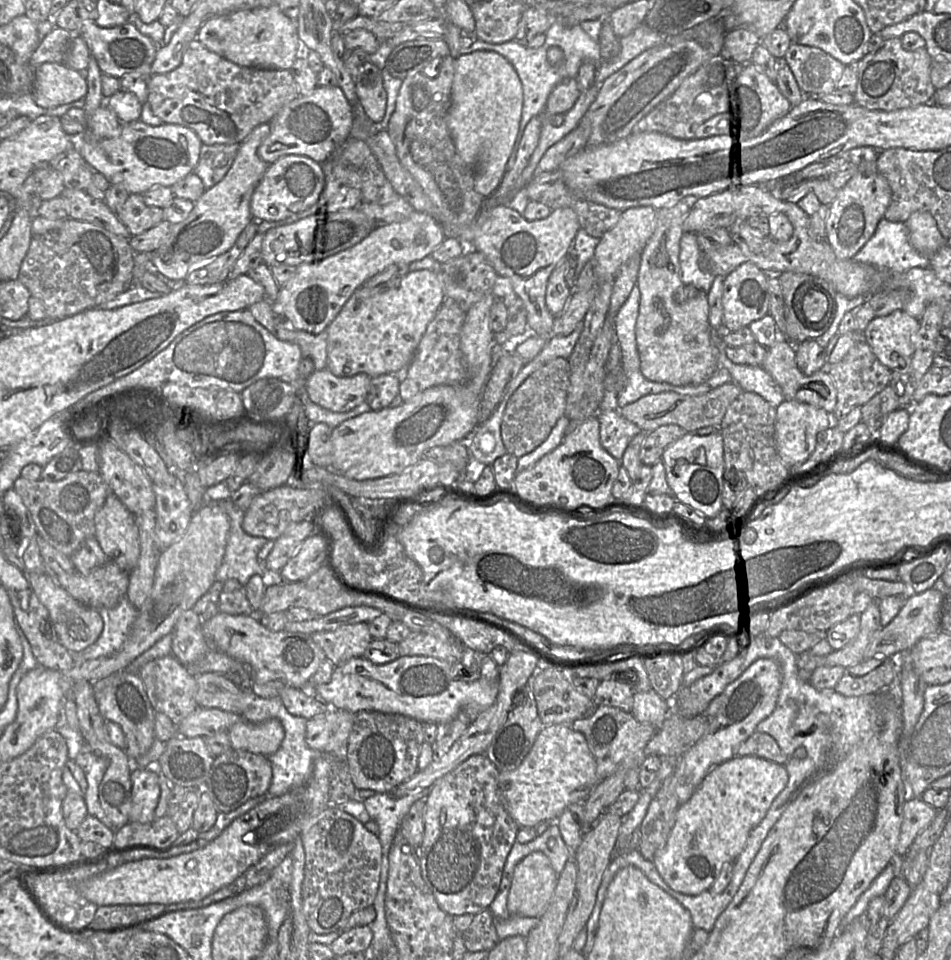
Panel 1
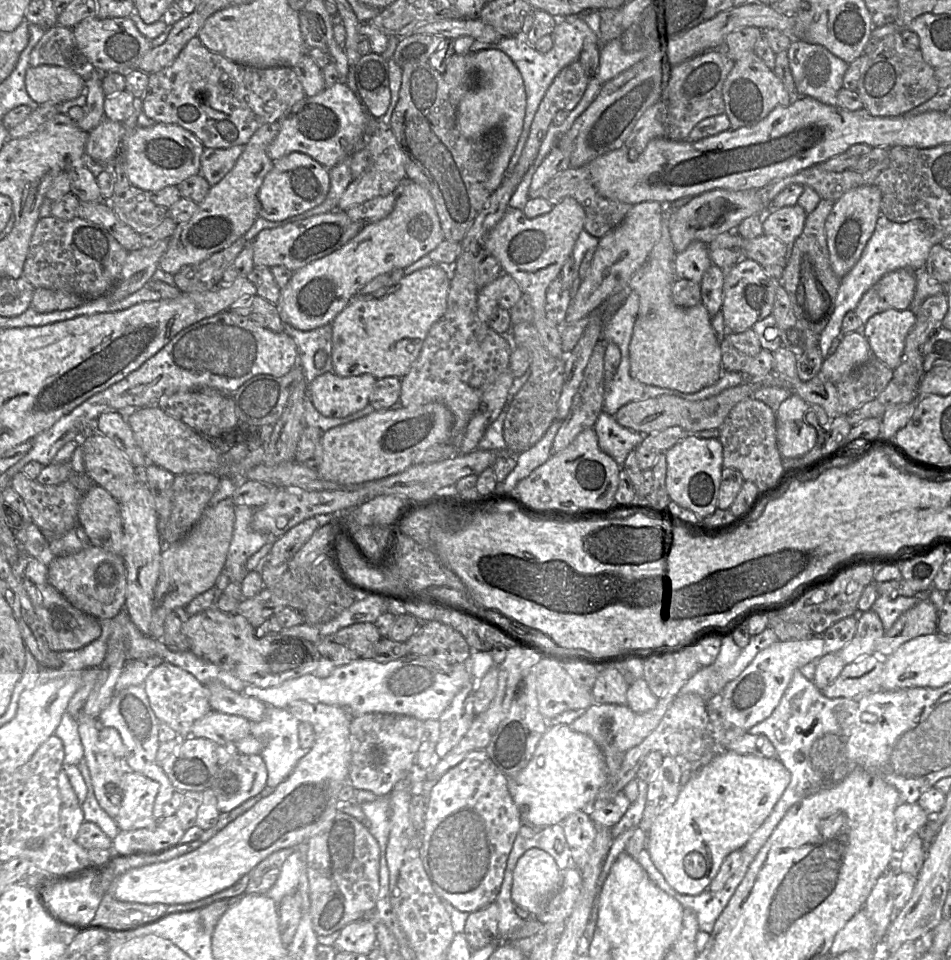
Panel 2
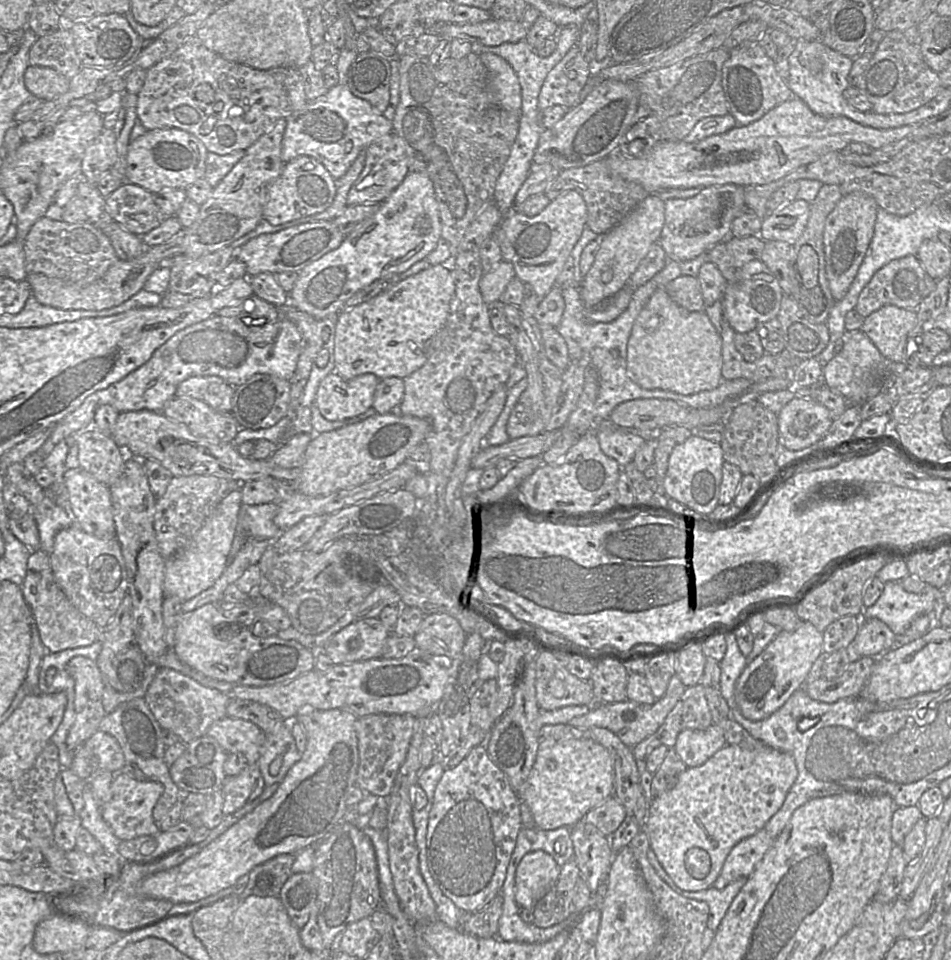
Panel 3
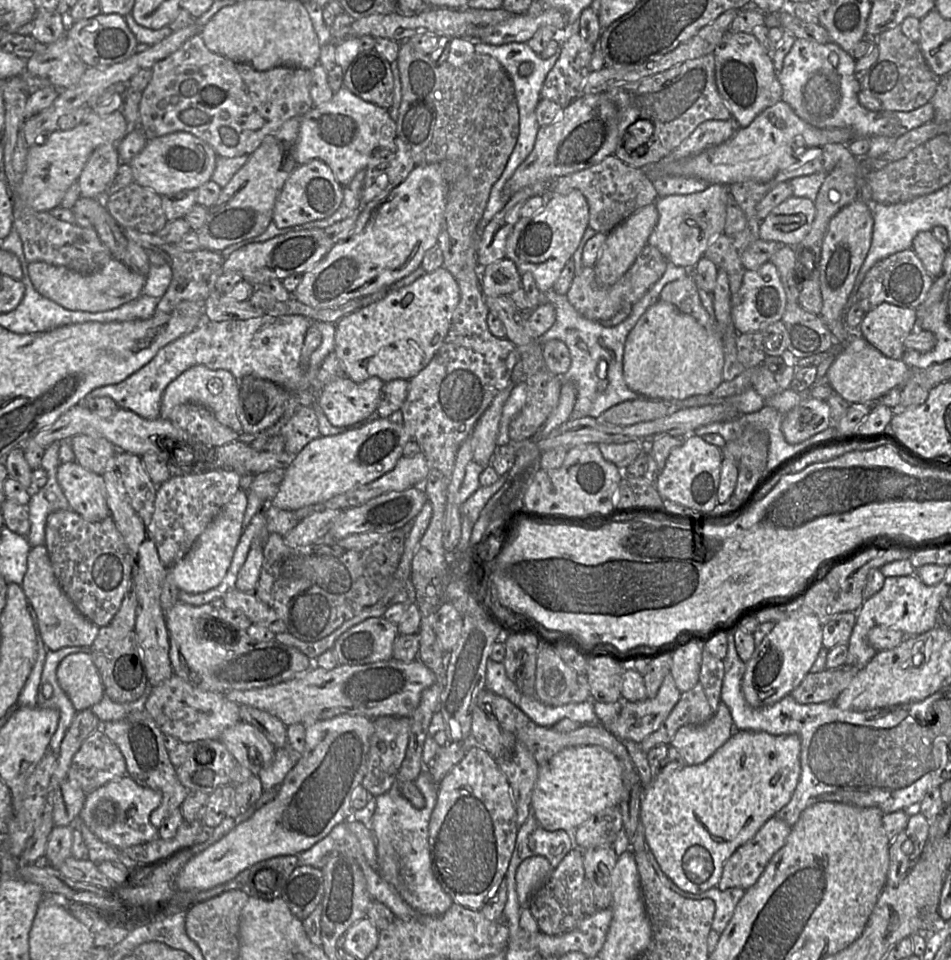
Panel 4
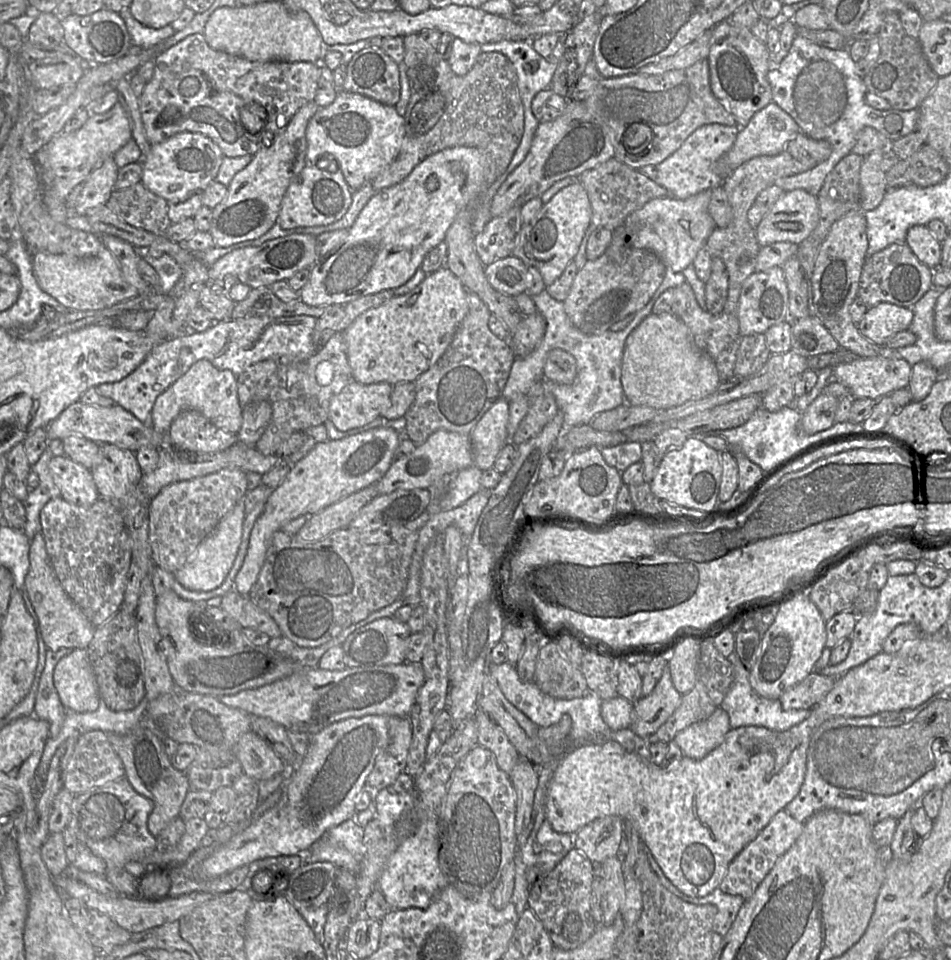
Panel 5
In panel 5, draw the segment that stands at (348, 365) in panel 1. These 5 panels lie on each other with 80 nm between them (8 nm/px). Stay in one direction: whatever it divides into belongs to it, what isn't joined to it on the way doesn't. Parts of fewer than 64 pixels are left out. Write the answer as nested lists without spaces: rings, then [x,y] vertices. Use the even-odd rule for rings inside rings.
[[[446,266],[428,274],[414,289],[370,308],[342,333],[354,381],[361,384],[414,382],[443,355],[465,318],[468,290]]]

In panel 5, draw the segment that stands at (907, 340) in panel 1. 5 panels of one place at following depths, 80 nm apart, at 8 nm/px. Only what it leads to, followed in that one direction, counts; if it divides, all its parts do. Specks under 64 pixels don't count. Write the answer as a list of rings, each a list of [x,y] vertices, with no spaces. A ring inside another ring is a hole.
[[[881,302],[867,310],[858,329],[868,340],[885,346],[895,334],[909,329],[913,316],[909,307]]]

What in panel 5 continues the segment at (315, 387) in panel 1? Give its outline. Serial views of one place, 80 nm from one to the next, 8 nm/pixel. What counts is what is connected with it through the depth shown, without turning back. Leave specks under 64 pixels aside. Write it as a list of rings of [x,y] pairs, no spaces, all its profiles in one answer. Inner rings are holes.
[[[353,380],[331,398],[328,419],[339,431],[364,426],[383,416],[390,406],[391,391],[387,382],[361,384]]]

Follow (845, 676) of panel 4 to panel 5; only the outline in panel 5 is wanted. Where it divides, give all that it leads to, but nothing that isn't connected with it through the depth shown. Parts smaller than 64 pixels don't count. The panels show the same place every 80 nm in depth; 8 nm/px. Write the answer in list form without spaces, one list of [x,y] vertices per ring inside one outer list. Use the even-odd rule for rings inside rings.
[[[812,671],[804,680],[787,689],[778,700],[785,710],[811,709],[833,689],[837,679]]]

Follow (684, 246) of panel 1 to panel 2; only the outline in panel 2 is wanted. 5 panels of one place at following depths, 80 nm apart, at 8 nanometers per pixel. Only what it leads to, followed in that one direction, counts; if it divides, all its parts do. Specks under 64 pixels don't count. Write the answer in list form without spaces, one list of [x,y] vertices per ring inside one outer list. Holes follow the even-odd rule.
[[[692,241],[687,248],[676,254],[676,279],[684,278],[701,283],[704,272],[712,265],[708,244]]]

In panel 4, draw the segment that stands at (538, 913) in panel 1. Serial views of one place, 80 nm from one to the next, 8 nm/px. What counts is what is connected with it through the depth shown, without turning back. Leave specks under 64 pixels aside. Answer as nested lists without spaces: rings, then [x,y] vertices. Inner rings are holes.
[[[543,856],[529,857],[520,864],[516,872],[516,883],[518,901],[522,907],[528,907],[534,893],[552,872],[549,860]]]

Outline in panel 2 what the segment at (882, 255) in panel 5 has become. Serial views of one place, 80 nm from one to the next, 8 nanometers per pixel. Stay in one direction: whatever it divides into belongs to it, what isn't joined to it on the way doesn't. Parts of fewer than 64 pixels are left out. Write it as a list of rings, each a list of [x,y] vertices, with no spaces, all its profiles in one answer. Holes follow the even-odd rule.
[[[908,268],[891,271],[864,293],[854,310],[862,325],[885,310],[909,309],[916,289],[915,271]]]

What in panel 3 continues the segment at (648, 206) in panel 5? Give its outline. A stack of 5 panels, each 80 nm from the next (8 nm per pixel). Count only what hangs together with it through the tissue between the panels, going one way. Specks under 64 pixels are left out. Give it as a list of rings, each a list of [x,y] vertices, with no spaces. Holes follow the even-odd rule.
[[[734,184],[709,186],[691,198],[665,201],[665,222],[658,240],[670,261],[694,259],[730,237],[733,220],[746,211],[744,188]]]

